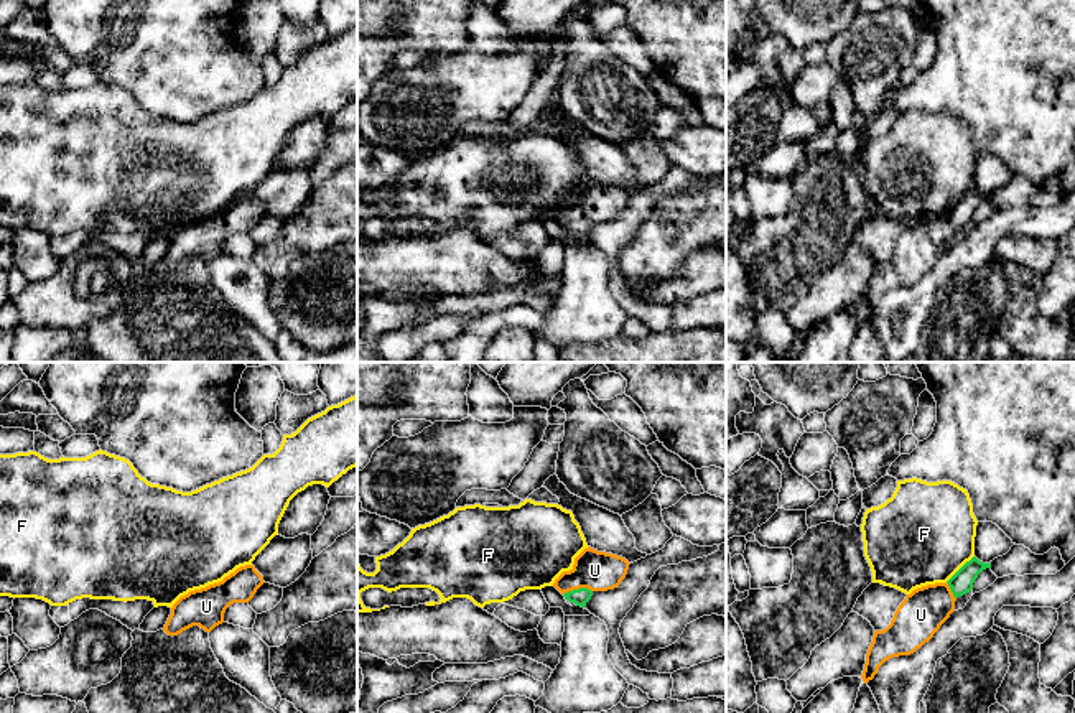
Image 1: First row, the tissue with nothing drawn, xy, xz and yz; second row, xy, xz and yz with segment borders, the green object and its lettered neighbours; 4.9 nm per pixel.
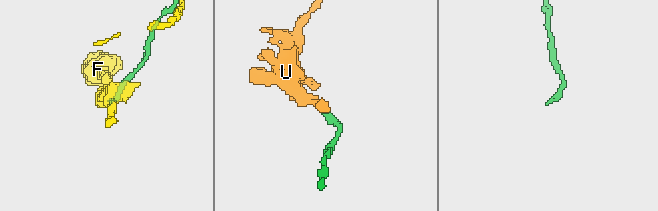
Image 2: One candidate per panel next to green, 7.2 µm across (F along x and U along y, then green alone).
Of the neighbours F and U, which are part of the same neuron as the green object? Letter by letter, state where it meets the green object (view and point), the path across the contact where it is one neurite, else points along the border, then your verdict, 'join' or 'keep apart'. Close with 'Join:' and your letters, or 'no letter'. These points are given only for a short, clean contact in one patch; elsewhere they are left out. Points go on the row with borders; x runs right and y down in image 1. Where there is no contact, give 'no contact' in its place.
F: yz (960, 568) | along yz (973, 555), (945, 582) | keep apart
U: xz (577, 590) | across xz (580, 596), (577, 590), (595, 570) | join
Join: U

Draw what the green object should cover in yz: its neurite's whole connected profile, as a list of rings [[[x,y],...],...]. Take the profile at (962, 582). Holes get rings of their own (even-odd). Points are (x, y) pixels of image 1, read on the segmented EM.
[[[973,557],[947,583],[927,585],[907,594],[891,624],[882,631],[874,631],[861,675],[863,682],[873,680],[886,660],[910,655],[928,642],[955,611],[956,598],[970,593],[975,580],[986,568],[991,568],[991,563]]]

